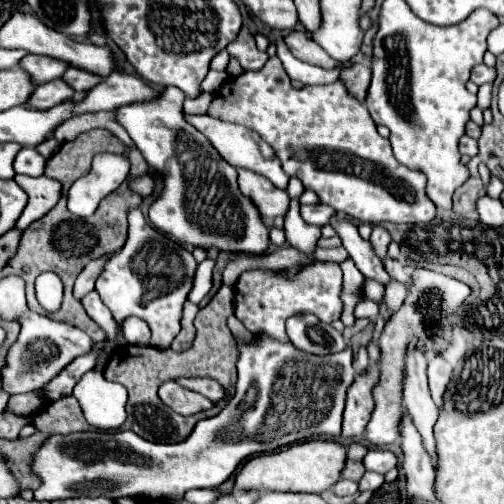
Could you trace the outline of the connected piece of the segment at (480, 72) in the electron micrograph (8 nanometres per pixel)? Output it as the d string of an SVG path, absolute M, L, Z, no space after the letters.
M479 64L479 66L475 66L473 70L471 70L471 80L477 84L477 86L481 86L481 84L485 84L485 82L493 82L497 78L497 68L487 68L485 64Z

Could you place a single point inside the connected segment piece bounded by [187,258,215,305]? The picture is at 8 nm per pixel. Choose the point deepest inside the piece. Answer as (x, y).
(203, 282)

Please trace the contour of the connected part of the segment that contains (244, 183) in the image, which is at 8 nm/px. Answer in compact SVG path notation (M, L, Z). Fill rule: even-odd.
M237 168L237 184L243 194L257 204L259 212L265 218L285 216L289 206L289 196L285 190L275 188L265 176L259 176L257 172L247 172L247 168Z

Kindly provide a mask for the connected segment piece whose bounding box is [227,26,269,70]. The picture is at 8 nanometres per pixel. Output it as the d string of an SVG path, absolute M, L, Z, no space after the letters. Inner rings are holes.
M243 26L237 34L237 38L227 46L227 52L231 58L239 60L239 64L245 70L259 70L263 68L263 64L267 62L267 52L257 50L255 46L255 38L253 34L247 30L247 26Z

